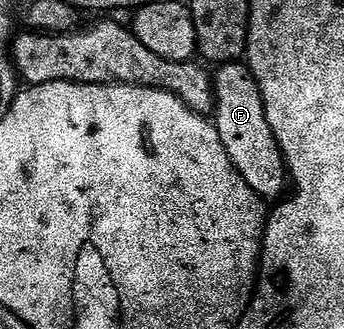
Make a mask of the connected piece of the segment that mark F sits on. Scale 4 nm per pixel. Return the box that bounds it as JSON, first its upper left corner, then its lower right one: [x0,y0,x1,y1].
[212,62,288,200]

